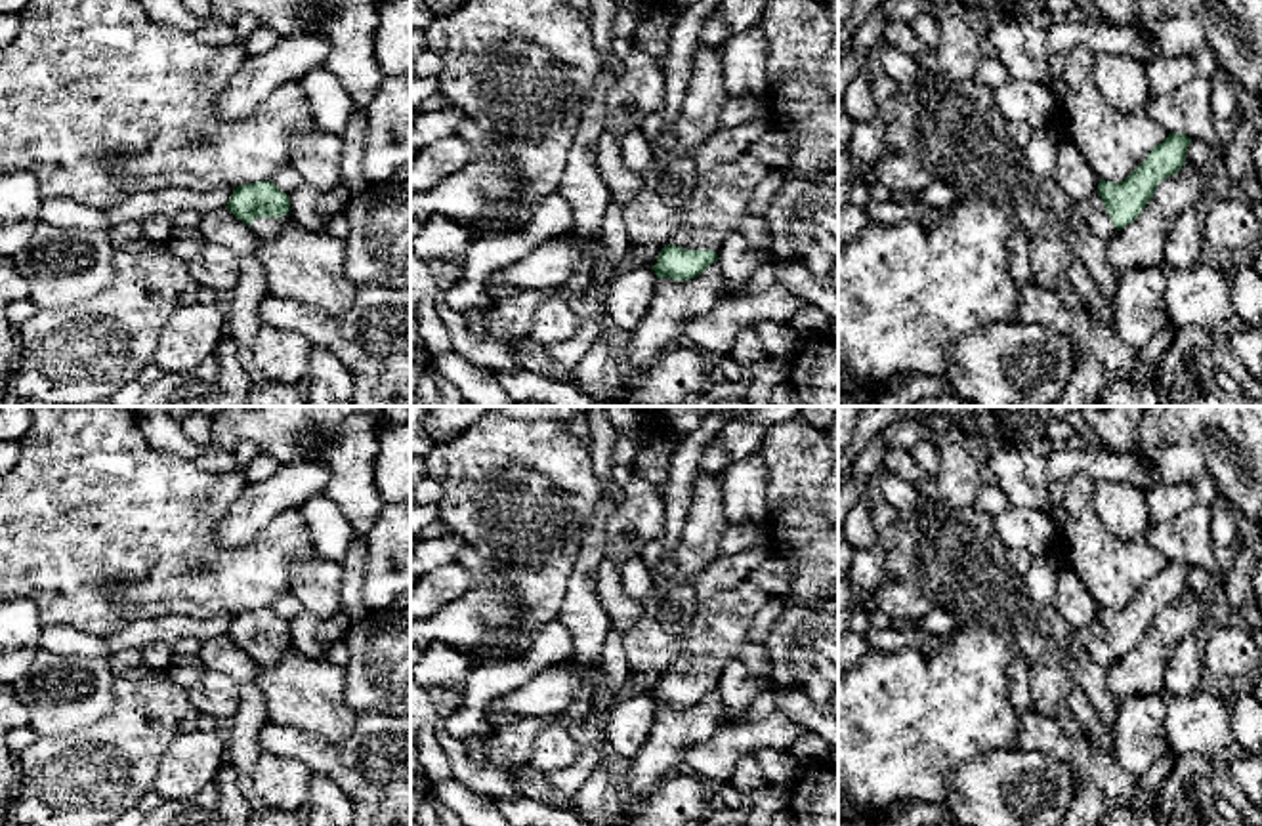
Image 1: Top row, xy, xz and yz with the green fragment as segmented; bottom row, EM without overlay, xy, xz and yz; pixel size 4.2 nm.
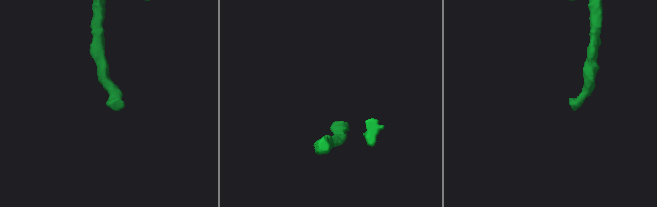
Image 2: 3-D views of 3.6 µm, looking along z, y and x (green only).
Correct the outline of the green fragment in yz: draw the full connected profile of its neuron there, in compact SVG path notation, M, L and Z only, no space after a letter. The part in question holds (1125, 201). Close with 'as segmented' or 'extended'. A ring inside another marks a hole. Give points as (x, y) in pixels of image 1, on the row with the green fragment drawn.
M1168 134L1125 181L1100 179L1094 195L1073 202L1063 225L1071 233L1113 238L1142 214L1157 185L1182 170L1189 143L1186 134Z; extended

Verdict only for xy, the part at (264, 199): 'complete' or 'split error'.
split error

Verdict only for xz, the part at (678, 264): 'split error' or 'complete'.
split error

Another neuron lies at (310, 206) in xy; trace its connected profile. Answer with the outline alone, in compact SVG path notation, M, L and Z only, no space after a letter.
M304 181L288 195L294 223L307 231L323 233L330 216L344 214L349 195L346 187L319 191Z

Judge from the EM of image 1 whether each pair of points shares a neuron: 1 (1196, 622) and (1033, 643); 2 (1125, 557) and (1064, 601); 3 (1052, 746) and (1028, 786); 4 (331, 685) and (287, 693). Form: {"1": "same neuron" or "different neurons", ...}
{"1": "different neurons", "2": "different neurons", "3": "different neurons", "4": "same neuron"}

